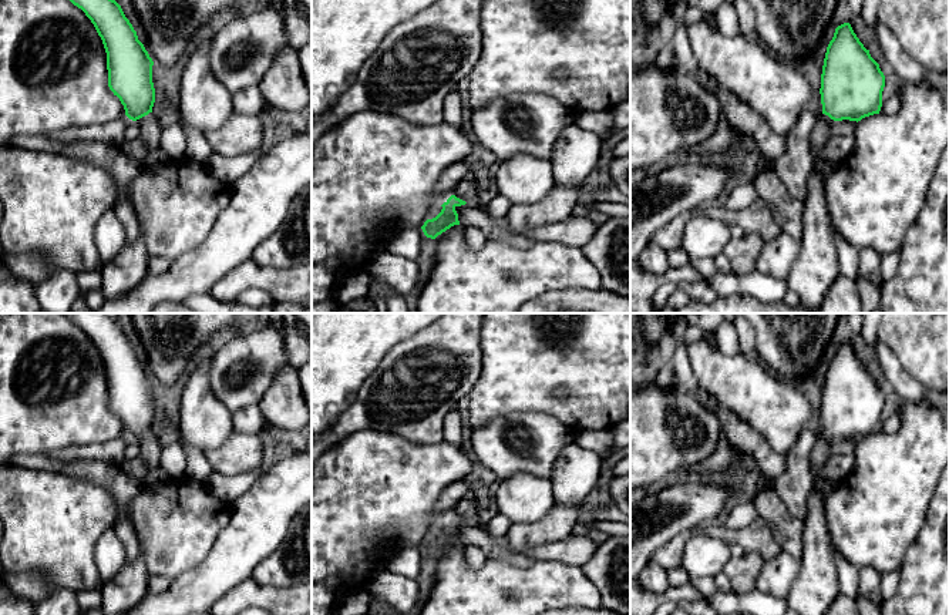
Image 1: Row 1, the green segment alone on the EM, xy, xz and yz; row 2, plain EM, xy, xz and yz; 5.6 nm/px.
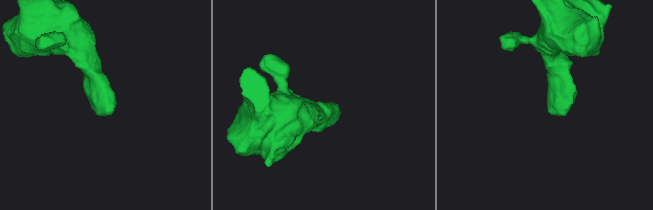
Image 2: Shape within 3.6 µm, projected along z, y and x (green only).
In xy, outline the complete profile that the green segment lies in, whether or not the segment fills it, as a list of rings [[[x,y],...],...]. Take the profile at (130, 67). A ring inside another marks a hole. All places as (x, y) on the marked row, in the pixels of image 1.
[[[115,0],[70,1],[85,13],[102,40],[108,87],[120,98],[125,115],[139,125],[139,137],[149,149],[142,167],[158,169],[171,158],[161,145],[162,127],[152,114],[155,102],[152,58]]]

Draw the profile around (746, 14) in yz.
[[[734,0],[733,4],[737,10],[740,31],[750,38],[756,38],[756,14],[753,7],[747,0]]]

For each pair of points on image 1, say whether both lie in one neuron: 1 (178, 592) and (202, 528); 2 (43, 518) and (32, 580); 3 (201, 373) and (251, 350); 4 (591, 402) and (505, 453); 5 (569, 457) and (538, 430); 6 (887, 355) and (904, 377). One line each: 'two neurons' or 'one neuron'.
1: two neurons
2: two neurons
3: two neurons
4: two neurons
5: two neurons
6: one neuron

